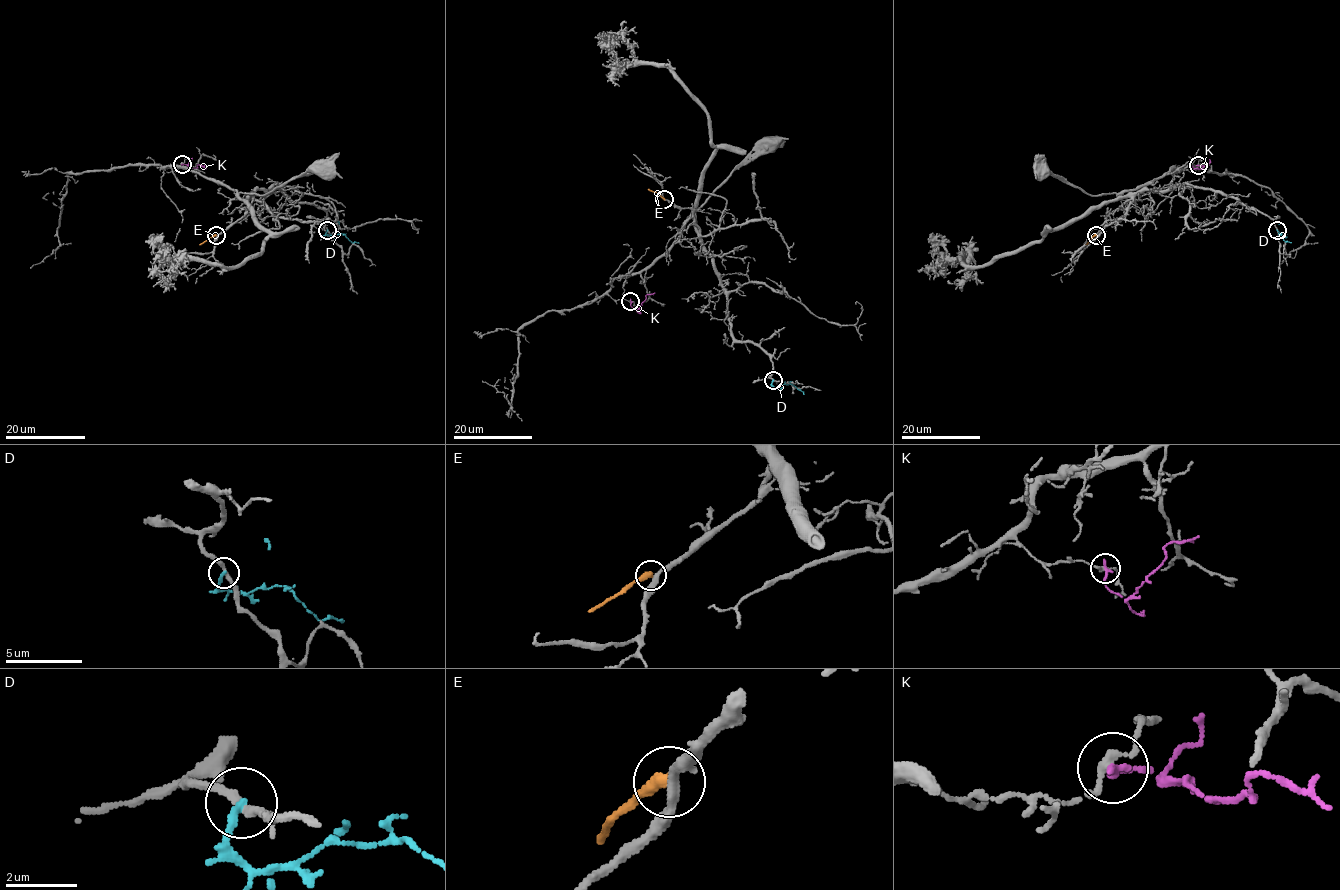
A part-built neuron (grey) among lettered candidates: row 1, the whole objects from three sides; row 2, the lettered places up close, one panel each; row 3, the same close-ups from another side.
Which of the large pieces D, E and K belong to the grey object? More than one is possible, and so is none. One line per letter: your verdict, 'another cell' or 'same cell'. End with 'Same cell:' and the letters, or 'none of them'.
D: another cell
E: another cell
K: another cell
Same cell: none of them

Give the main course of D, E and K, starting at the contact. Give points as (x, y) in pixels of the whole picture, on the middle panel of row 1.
D: (773, 379), (775, 387), (792, 383), (804, 394)
E: (664, 199), (648, 189)
K: (630, 301), (636, 309), (647, 295), (655, 293)

